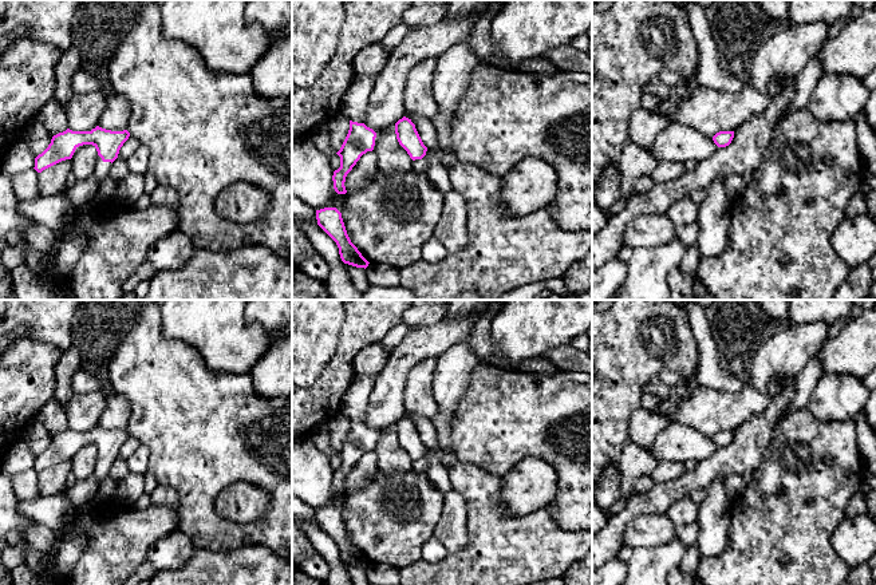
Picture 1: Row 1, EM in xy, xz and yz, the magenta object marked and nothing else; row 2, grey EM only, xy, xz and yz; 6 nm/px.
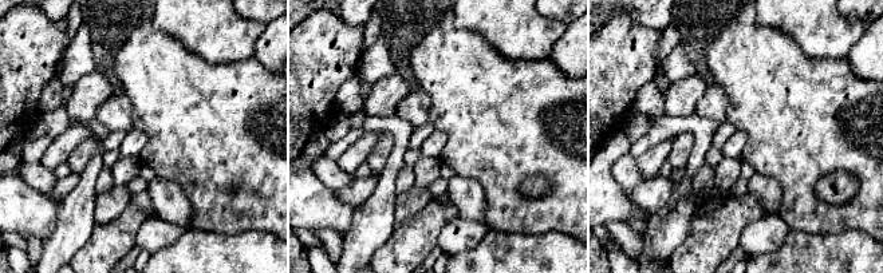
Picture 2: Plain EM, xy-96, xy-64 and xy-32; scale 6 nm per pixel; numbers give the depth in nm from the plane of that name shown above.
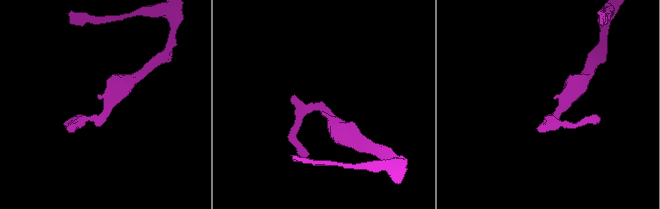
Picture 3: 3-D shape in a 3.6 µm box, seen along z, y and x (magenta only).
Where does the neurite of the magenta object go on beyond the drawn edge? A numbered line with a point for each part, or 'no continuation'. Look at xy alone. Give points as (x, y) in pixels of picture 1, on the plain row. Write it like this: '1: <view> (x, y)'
1: xy (101, 471)

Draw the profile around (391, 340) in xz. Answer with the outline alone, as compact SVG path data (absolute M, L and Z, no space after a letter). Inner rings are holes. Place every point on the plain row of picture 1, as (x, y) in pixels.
M405 323L398 324L380 340L380 345L387 352L392 352L392 349L399 345L399 343L403 340L409 331L410 327L406 325Z

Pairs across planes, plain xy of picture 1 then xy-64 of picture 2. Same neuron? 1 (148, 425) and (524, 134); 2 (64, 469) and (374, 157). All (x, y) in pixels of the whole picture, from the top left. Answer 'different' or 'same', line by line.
1: same
2: different

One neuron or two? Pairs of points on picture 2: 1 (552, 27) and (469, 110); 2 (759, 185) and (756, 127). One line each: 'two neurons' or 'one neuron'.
1: two neurons
2: two neurons

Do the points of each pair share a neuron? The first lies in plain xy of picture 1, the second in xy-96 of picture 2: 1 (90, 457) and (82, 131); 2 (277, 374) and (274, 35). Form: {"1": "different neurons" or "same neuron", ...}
{"1": "different neurons", "2": "same neuron"}

